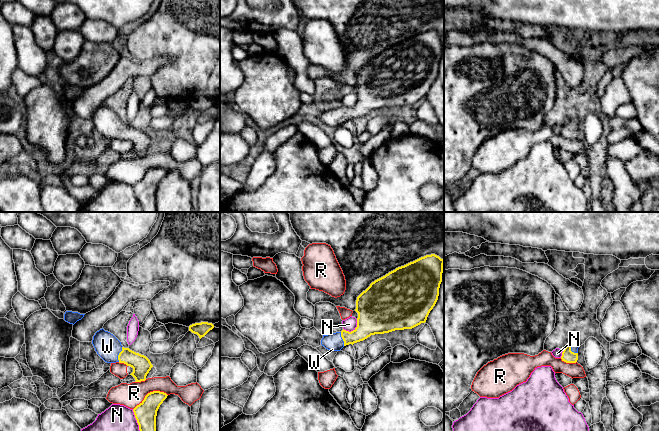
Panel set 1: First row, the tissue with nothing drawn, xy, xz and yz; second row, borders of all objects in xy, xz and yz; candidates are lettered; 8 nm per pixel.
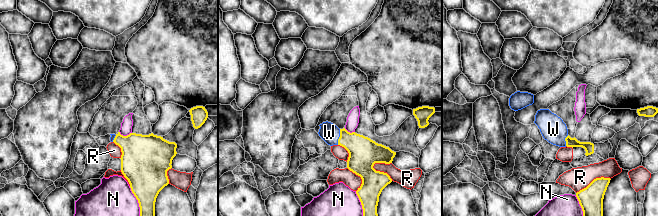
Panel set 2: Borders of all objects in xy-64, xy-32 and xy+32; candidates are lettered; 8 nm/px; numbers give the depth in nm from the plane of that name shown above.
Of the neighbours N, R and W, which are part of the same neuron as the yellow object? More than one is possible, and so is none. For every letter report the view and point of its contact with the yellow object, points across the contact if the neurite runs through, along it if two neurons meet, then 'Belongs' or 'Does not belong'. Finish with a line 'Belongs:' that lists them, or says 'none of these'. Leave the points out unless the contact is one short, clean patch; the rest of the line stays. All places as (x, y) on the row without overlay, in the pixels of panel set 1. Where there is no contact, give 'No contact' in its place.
N: Touches yellow at xy (136, 195). Does not belong
R: Touches yellow at xy (150, 168). Does not belong
W: Touches yellow at xy (119, 130). Path across: xy (141, 141), (137, 137), (119, 130), (113, 128), (107, 122). Belongs
Belongs: W

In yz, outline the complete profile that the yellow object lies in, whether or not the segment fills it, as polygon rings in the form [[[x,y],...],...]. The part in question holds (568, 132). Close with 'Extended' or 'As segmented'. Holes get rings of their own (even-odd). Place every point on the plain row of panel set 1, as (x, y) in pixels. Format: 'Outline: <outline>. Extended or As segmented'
Outline: [[[576,117],[567,121],[562,128],[562,137],[566,139],[576,139],[578,136],[578,124],[579,121]]]. Extended

